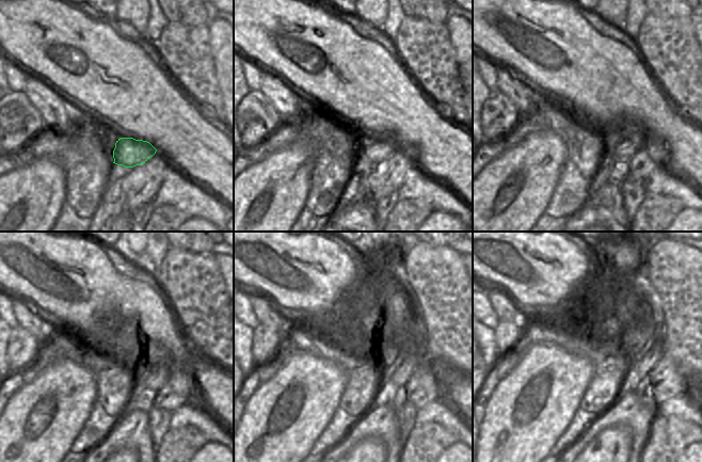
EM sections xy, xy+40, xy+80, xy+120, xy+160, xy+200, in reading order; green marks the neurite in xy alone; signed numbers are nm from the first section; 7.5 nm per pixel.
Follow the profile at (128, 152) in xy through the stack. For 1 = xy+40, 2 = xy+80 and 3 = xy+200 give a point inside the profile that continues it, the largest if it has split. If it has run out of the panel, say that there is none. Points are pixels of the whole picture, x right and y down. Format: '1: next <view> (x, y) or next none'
1: next xy+40 (377, 150)
2: next xy+80 (635, 136)
3: next xy+200 (644, 362)

